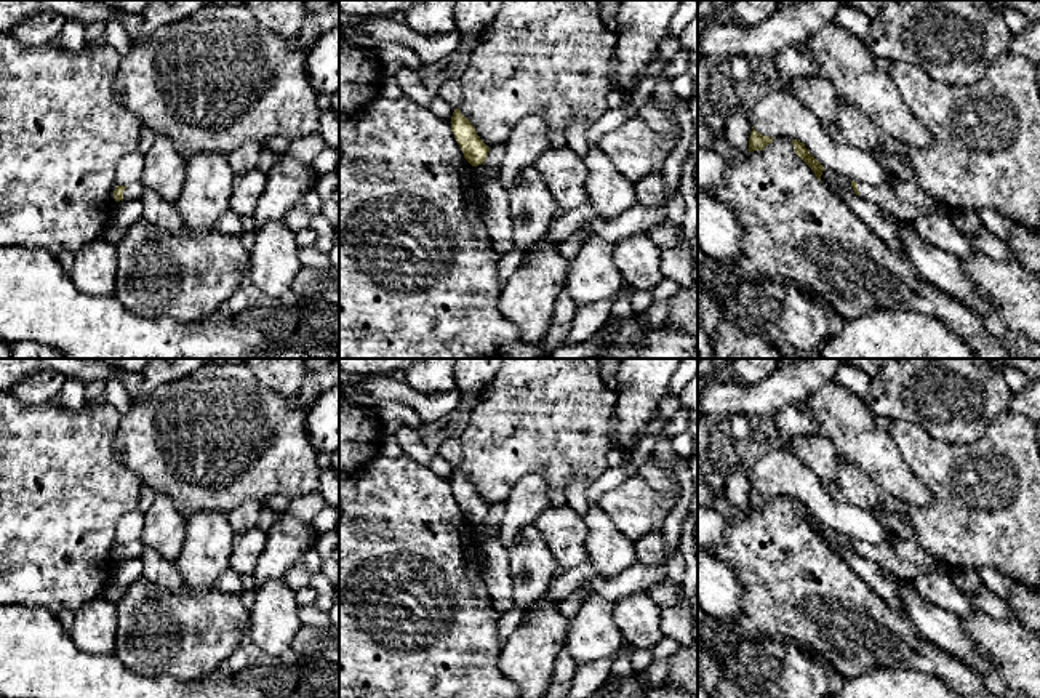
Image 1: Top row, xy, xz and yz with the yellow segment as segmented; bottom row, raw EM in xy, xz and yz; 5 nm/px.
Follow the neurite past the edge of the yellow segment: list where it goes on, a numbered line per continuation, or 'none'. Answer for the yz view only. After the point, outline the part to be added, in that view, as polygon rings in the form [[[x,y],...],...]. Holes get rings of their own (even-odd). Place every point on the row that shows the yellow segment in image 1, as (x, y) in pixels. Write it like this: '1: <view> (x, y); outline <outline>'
1: yz (906, 202); outline [[[885,179],[880,186],[858,183],[859,197],[877,203],[882,210],[893,215],[898,221],[914,223],[920,216],[941,211],[952,218],[952,211],[931,199],[915,184]]]

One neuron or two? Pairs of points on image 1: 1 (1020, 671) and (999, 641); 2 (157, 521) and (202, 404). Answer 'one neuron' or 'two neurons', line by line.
1: one neuron
2: two neurons

